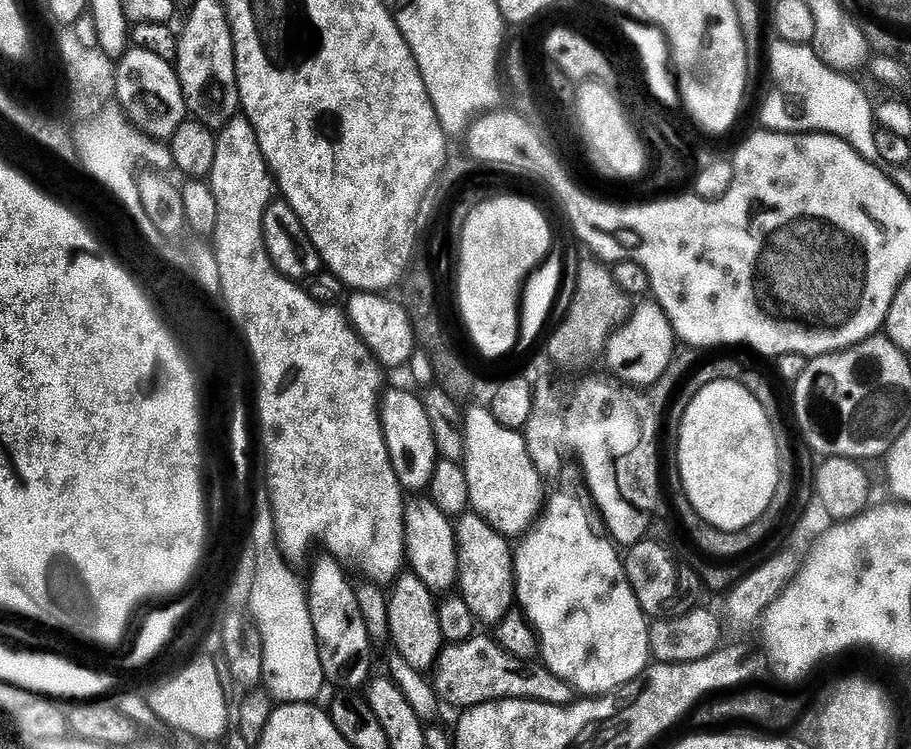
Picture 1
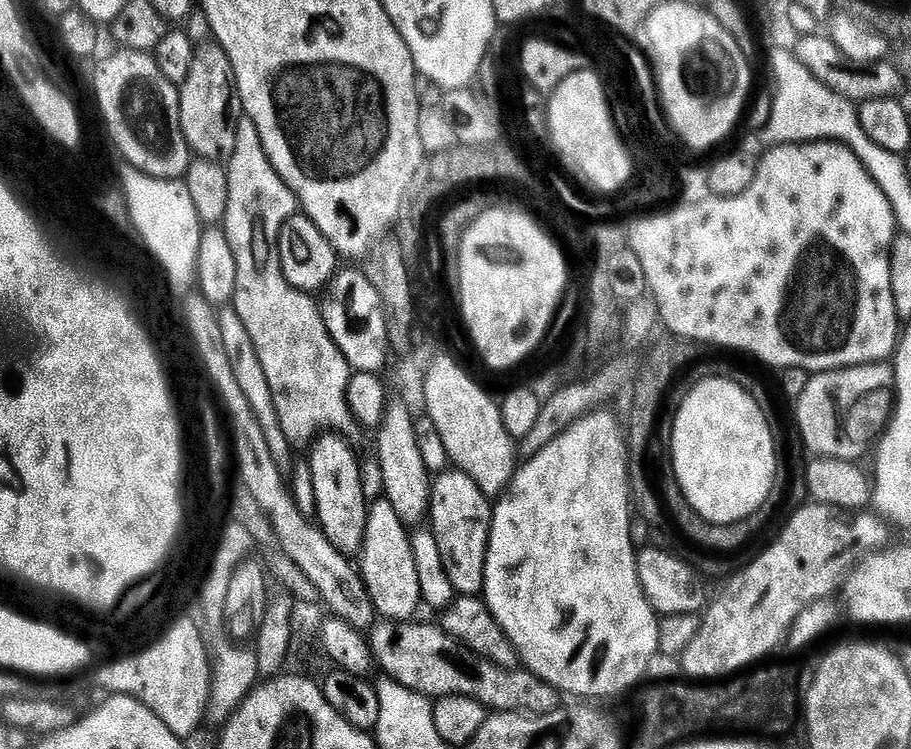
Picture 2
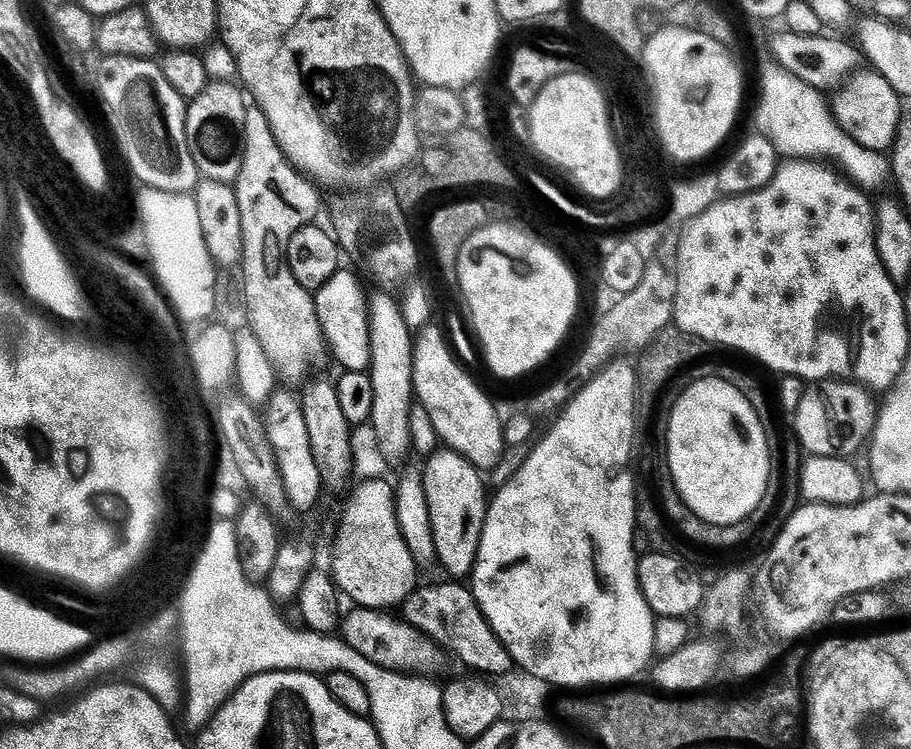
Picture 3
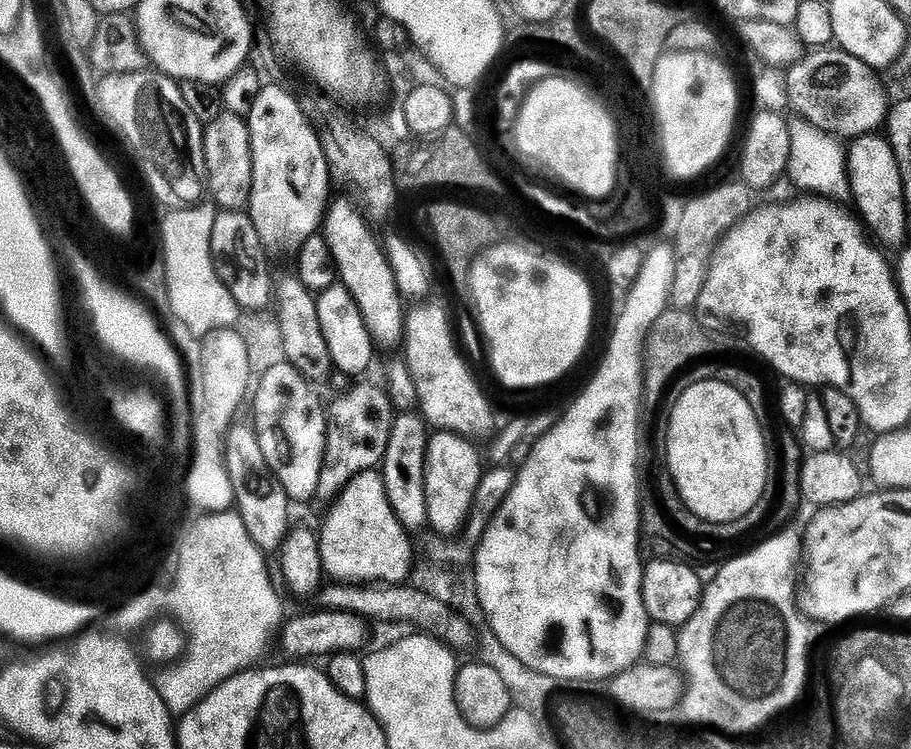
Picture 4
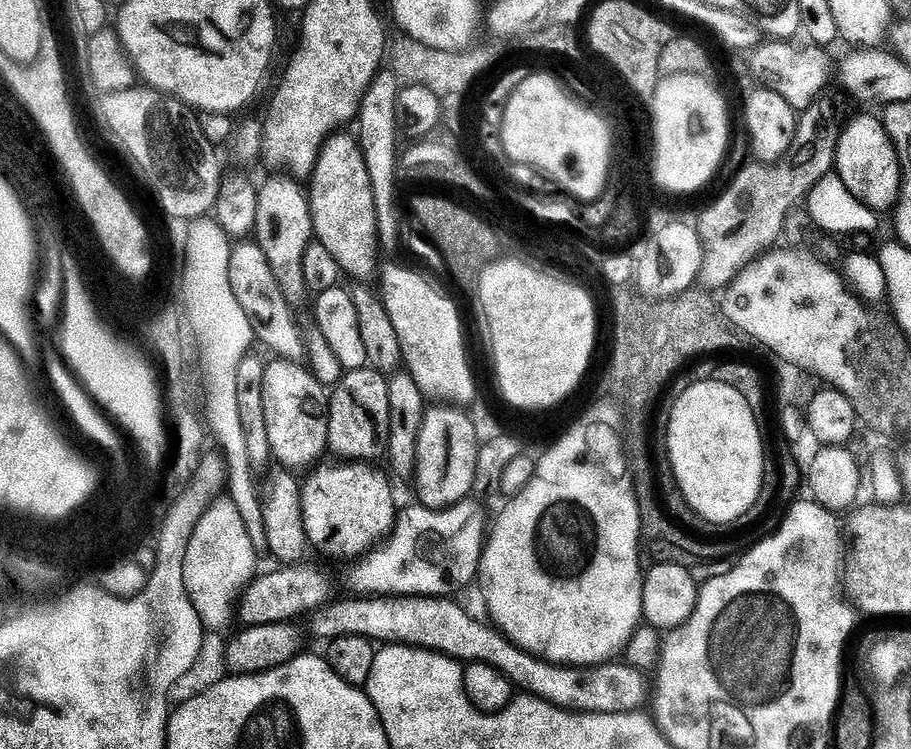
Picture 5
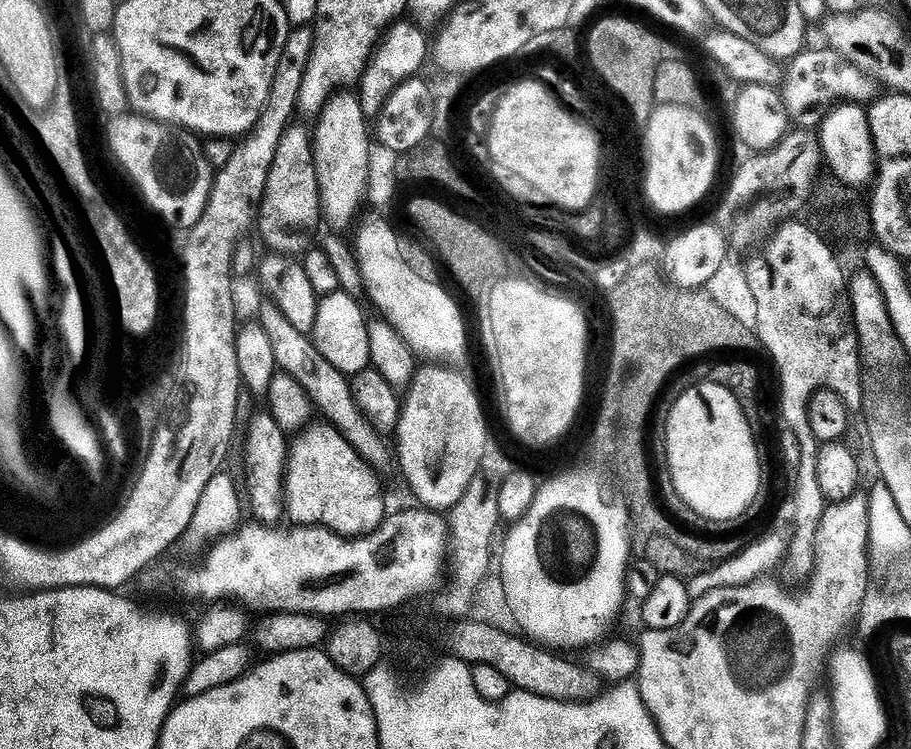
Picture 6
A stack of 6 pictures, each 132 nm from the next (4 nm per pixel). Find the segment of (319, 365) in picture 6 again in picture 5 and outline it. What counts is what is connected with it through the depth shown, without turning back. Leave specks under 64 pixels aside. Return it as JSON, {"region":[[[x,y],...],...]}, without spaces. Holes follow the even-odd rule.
{"region":[[[240,242],[233,247],[229,264],[229,282],[234,290],[234,297],[252,320],[253,334],[261,344],[264,343],[273,353],[273,357],[281,360],[300,362],[306,356],[306,340],[300,336],[300,328],[292,308],[284,297],[285,289],[280,279],[272,272],[270,262],[266,262],[266,254],[254,242]]]}

